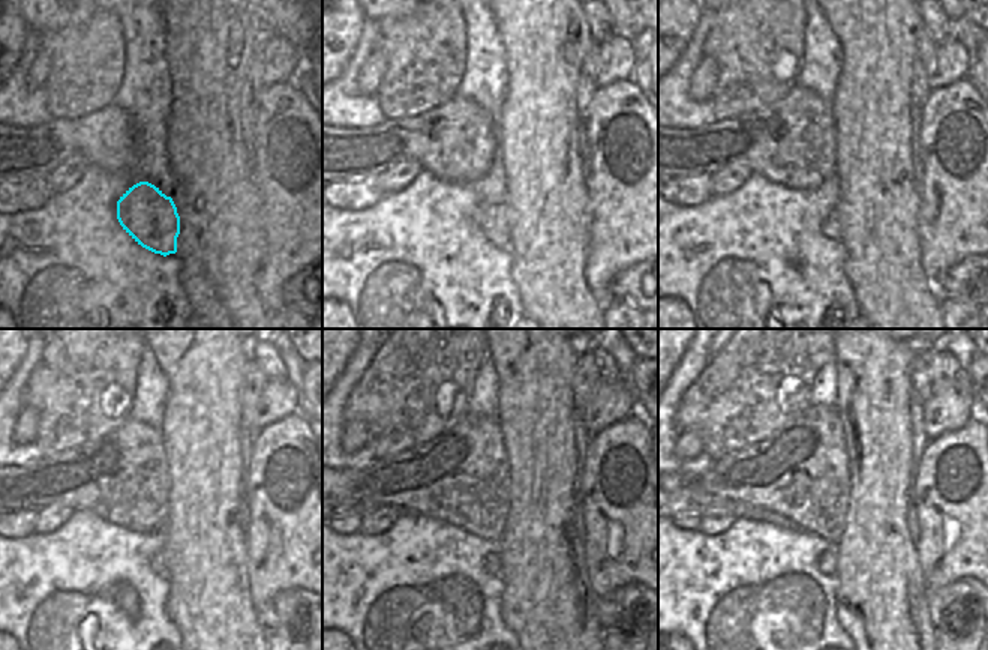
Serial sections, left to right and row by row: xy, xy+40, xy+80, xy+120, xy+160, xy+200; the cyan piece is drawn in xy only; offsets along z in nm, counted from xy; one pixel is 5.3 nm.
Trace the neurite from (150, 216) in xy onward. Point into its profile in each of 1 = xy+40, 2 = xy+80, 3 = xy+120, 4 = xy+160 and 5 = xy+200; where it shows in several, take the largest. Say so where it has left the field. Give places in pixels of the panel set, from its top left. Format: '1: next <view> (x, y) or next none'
1: next xy+40 (494, 219)
2: next xy+80 (831, 228)
3: next xy+120 (158, 562)
4: next xy+160 (492, 563)
5: next xy+200 (828, 560)

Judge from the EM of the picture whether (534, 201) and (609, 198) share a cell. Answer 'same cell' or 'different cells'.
different cells

